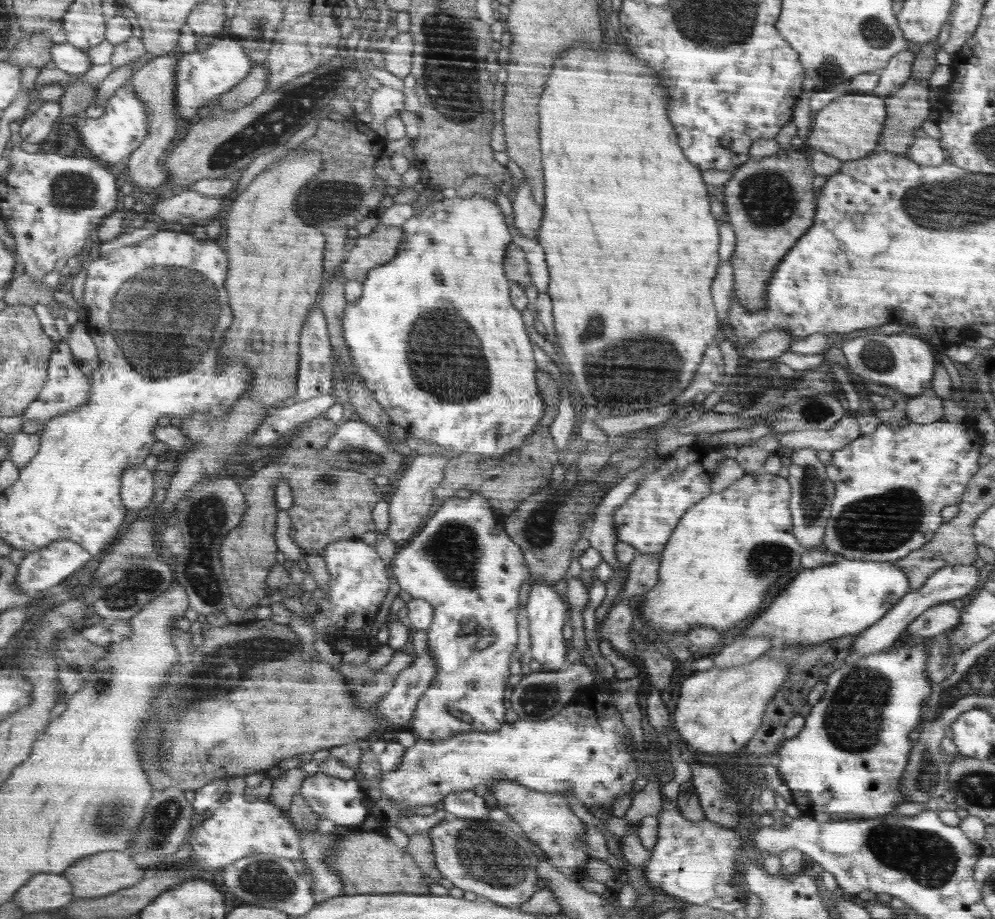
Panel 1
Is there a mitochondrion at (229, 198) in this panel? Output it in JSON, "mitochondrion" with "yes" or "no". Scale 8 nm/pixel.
{"mitochondrion":"no"}

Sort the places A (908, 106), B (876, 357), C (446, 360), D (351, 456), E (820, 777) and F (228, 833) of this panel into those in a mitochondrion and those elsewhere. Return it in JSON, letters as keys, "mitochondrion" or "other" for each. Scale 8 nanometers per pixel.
{"A":"other","B":"mitochondrion","C":"mitochondrion","D":"mitochondrion","E":"other","F":"other"}

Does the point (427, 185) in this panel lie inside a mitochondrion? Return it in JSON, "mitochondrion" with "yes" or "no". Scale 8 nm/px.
{"mitochondrion":"no"}

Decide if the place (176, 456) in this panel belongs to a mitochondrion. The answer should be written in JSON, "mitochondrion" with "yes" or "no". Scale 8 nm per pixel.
{"mitochondrion":"no"}

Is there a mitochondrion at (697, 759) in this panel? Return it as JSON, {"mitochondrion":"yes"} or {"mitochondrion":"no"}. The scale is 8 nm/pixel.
{"mitochondrion":"no"}

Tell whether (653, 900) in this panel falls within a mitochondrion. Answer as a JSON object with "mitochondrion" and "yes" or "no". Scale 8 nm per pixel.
{"mitochondrion":"yes"}

